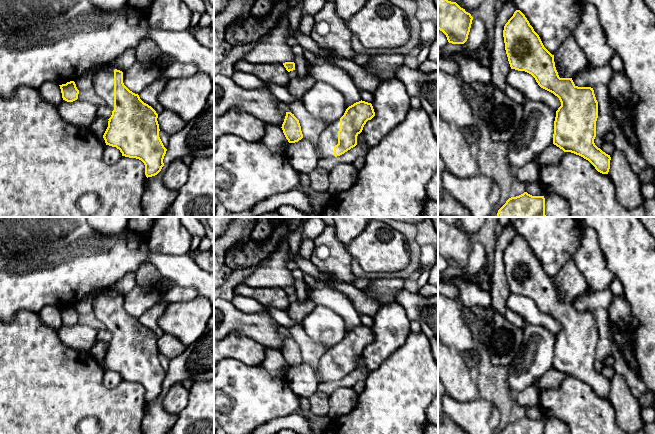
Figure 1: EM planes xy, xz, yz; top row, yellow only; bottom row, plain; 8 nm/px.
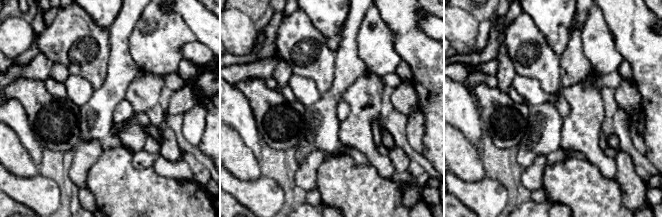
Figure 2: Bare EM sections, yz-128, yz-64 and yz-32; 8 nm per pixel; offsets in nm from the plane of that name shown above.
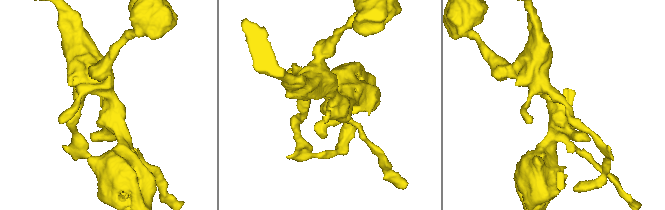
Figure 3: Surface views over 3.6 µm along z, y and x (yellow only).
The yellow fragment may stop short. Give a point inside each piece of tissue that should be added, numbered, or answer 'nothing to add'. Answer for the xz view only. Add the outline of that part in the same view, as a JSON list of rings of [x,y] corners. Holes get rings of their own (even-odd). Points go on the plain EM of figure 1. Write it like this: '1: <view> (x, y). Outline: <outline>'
1: xz (328, 363). Outline: [[[340,343],[327,348],[326,353],[321,357],[317,368],[321,381],[334,381],[334,370],[338,368],[339,353]]]

